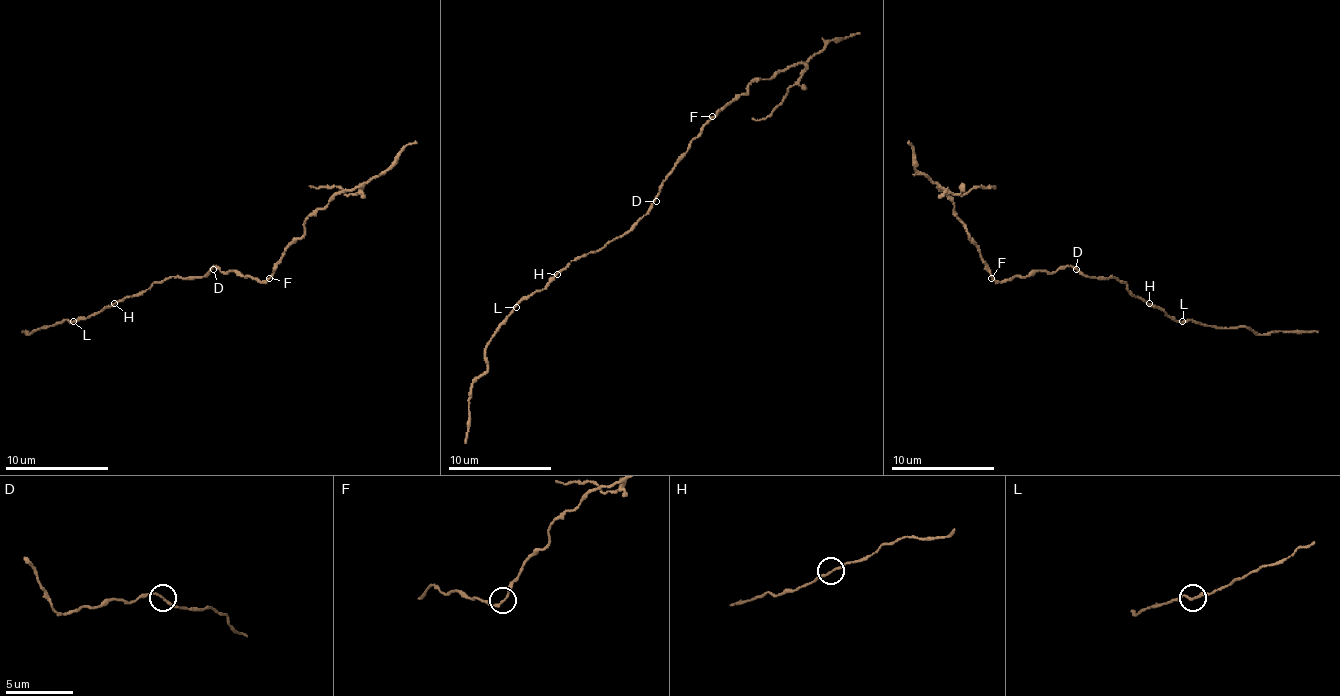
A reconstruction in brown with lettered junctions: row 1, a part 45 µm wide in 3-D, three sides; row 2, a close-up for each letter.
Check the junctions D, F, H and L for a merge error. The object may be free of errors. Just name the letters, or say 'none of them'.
none of them

